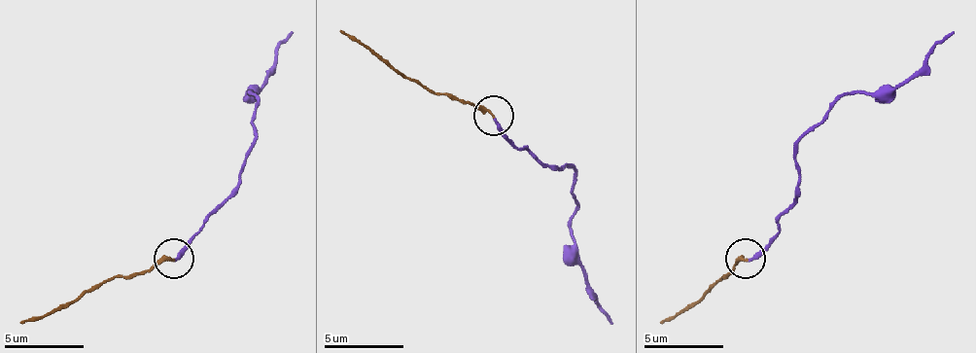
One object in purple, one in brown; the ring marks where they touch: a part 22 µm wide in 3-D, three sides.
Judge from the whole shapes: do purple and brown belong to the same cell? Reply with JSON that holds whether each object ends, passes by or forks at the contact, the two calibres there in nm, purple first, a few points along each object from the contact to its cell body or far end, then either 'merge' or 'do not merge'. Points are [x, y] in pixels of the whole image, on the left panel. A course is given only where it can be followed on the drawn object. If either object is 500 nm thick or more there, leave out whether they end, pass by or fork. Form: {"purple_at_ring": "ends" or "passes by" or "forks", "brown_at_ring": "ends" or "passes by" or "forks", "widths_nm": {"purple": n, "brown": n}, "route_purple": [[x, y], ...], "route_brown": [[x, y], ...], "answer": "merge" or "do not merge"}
{"purple_at_ring": "ends", "brown_at_ring": "ends", "widths_nm": {"purple": 240, "brown": 240}, "route_purple": [[174, 262], [198, 233], [206, 218], [230, 194], [255, 142], [250, 93], [255, 93], [291, 30]], "route_brown": [[174, 258], [126, 277], [107, 277], [63, 305], [18, 321]], "answer": "do not merge"}

